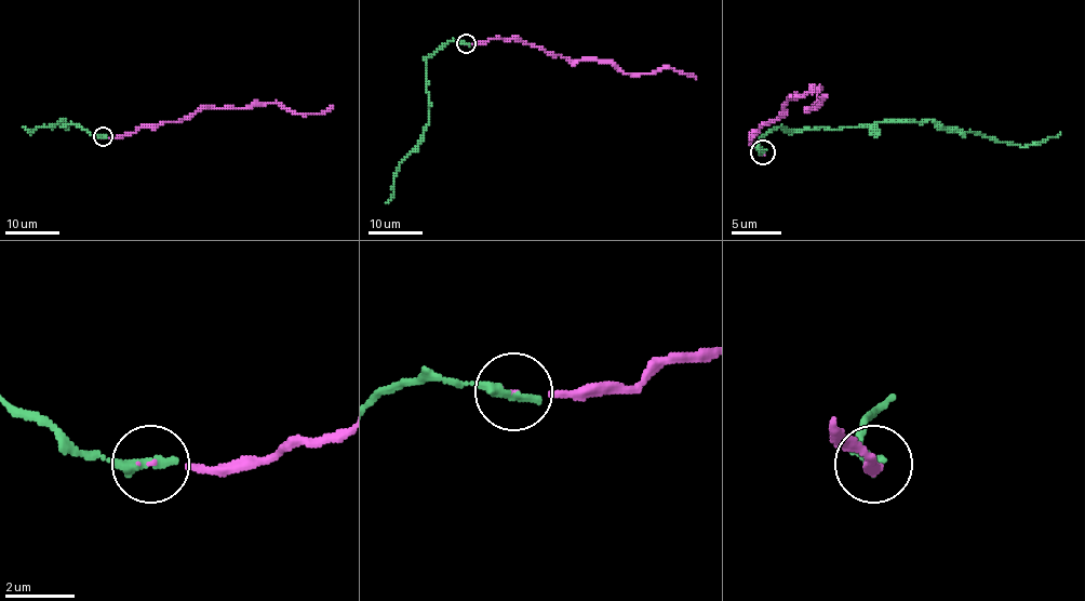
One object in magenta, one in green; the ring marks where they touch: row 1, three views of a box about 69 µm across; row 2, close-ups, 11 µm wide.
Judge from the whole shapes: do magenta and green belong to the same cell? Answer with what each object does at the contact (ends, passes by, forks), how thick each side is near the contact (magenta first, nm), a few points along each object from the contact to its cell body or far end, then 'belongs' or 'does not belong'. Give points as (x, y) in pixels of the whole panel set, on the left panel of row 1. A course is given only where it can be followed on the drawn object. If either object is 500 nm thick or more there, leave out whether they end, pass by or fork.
magenta ends there; green ends there; 50 nm thick on the magenta side, 360 nm on the other; magenta runs (103, 137), (181, 121), (206, 106), (273, 102), (297, 112), (323, 112), (333, 106); green runs (103, 137), (74, 123), (63, 124), (65, 121), (61, 120), (39, 127), (31, 134), (22, 127); does not belong

